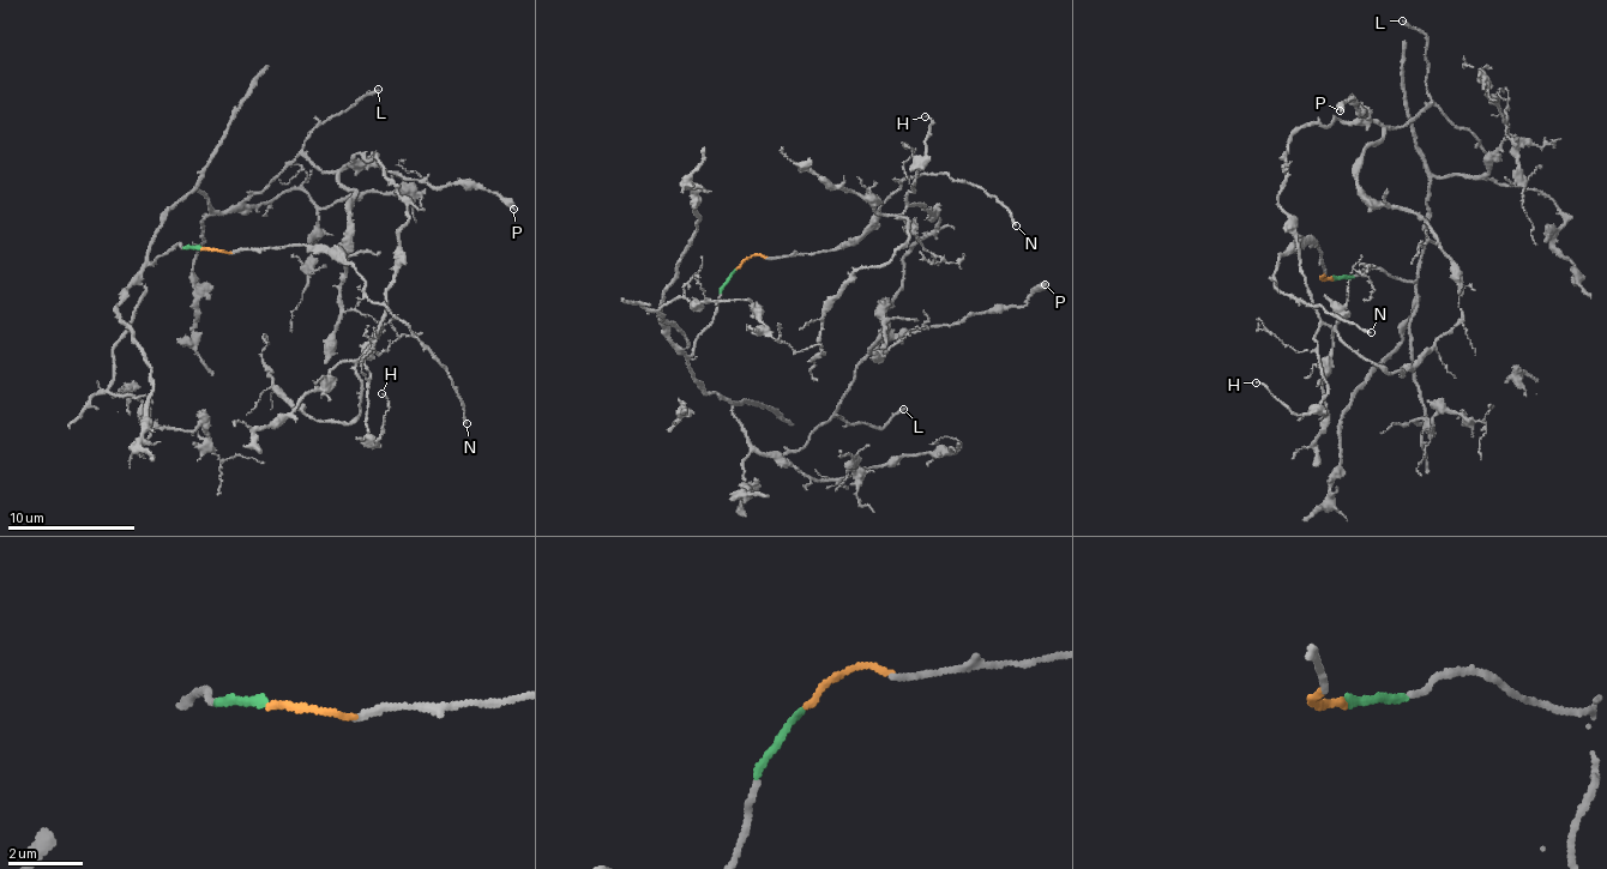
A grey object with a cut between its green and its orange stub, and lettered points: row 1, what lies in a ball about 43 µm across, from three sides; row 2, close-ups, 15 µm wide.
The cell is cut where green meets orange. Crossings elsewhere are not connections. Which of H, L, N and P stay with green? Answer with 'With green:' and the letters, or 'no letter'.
With green: H, L, P

